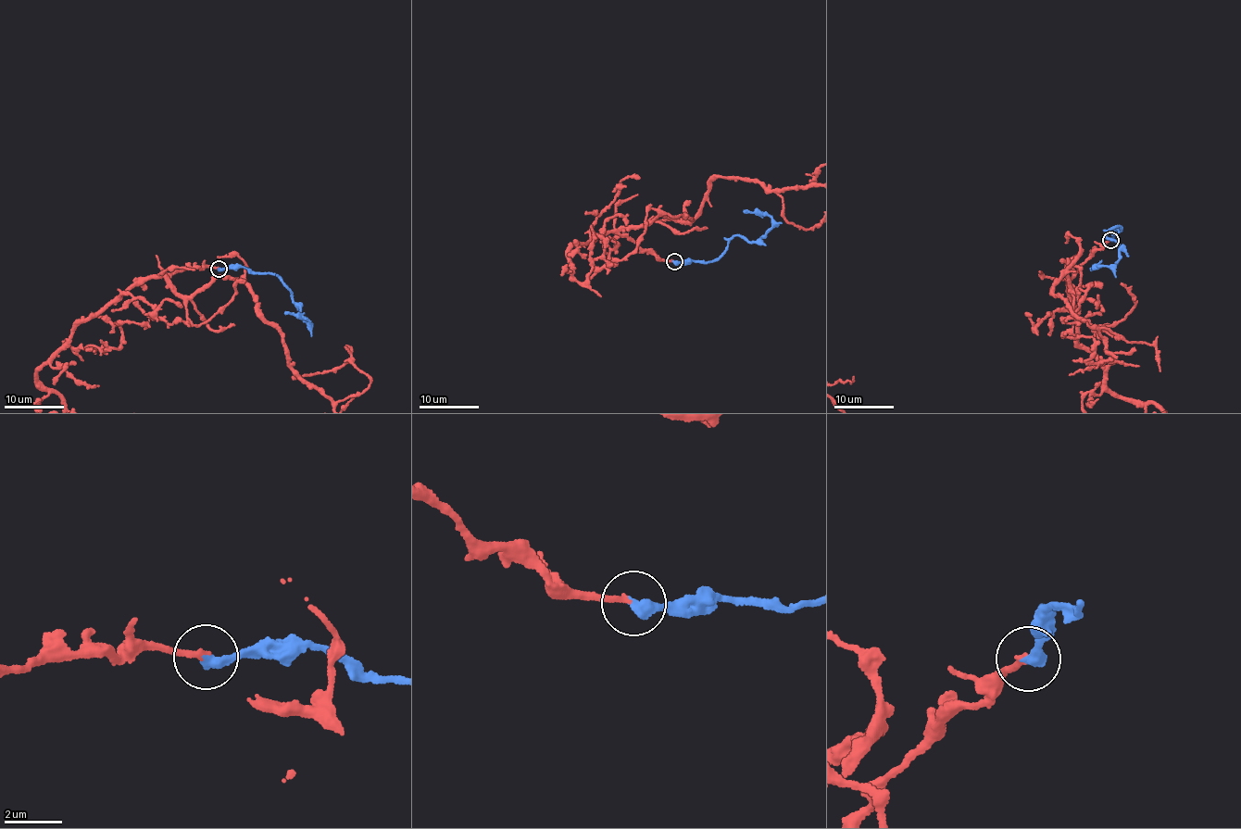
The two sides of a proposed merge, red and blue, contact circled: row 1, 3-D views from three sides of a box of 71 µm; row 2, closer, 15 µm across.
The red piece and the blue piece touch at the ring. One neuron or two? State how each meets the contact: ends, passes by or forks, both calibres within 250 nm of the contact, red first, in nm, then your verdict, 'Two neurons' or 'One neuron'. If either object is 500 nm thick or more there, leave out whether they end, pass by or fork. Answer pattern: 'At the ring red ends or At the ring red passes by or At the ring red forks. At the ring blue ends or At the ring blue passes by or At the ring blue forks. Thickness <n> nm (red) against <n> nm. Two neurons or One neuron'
At the ring red ends. At the ring blue ends. Thickness 200 nm (red) against 420 nm. One neuron

